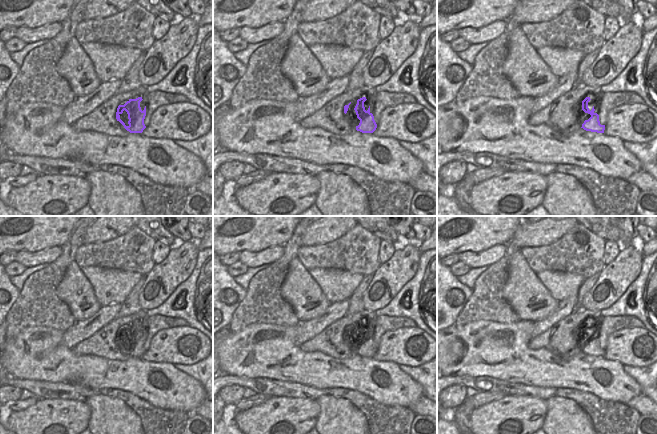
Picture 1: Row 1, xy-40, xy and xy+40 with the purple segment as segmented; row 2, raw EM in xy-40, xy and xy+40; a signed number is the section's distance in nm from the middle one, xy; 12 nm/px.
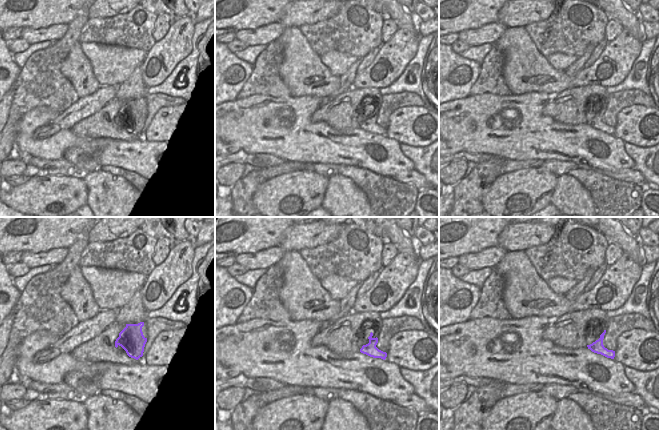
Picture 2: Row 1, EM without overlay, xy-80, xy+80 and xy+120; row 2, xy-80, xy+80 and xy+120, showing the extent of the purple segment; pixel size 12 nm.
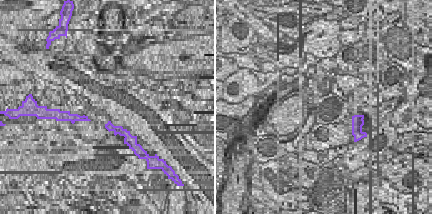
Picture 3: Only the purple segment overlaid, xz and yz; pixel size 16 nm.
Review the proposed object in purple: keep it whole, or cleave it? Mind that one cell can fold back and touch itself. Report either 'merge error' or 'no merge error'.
merge error

